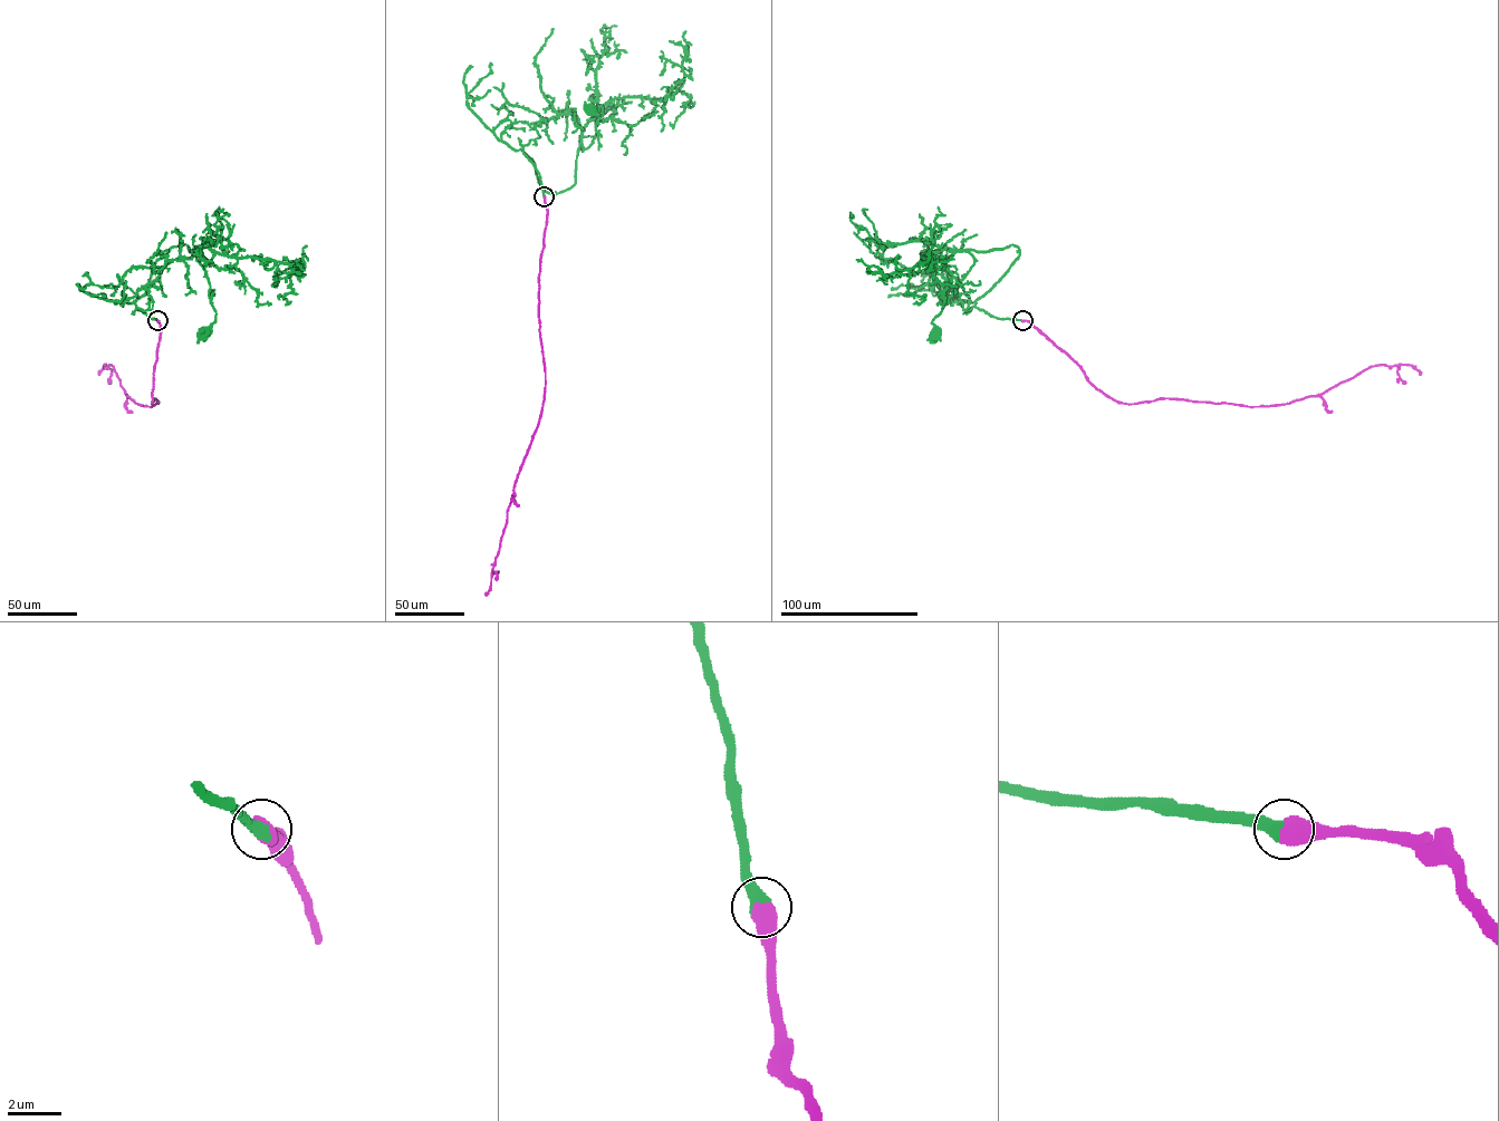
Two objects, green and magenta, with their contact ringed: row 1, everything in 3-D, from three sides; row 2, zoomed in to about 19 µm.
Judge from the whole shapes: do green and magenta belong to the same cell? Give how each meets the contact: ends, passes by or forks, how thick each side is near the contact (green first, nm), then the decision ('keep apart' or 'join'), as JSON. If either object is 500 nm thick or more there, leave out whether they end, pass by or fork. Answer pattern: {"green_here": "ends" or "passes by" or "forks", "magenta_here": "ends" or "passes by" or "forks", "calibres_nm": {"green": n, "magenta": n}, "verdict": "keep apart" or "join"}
{"calibres_nm": {"green": 480, "magenta": 750}, "verdict": "join"}

